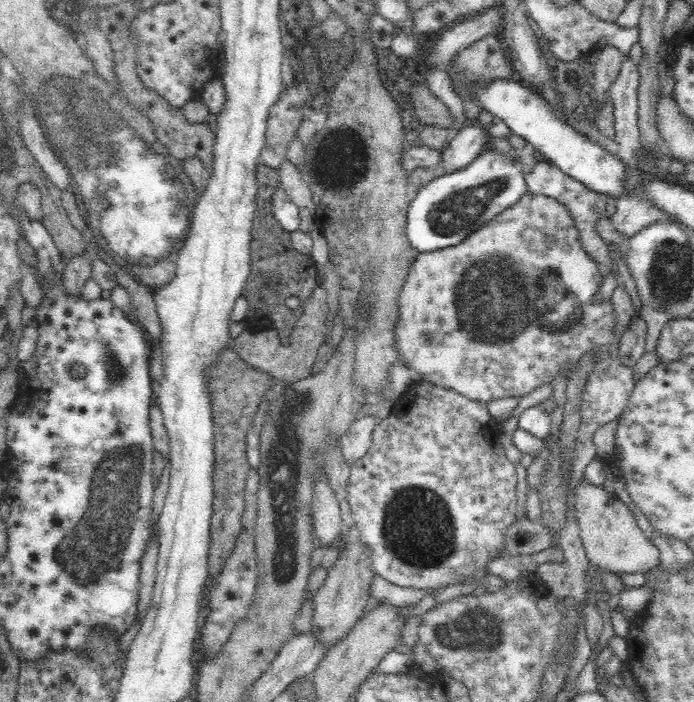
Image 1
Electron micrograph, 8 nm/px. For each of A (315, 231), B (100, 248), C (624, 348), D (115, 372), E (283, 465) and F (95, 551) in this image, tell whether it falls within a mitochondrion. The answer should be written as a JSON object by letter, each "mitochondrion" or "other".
{"A":"other","B":"other","C":"other","D":"mitochondrion","E":"mitochondrion","F":"mitochondrion"}

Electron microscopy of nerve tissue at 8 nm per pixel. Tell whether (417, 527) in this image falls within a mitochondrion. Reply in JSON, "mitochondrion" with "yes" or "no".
{"mitochondrion":"yes"}

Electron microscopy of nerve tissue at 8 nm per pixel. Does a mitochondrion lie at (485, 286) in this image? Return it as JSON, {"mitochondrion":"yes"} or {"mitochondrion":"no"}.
{"mitochondrion":"yes"}

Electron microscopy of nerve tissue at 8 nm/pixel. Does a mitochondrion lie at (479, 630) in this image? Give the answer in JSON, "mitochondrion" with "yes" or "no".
{"mitochondrion":"yes"}

